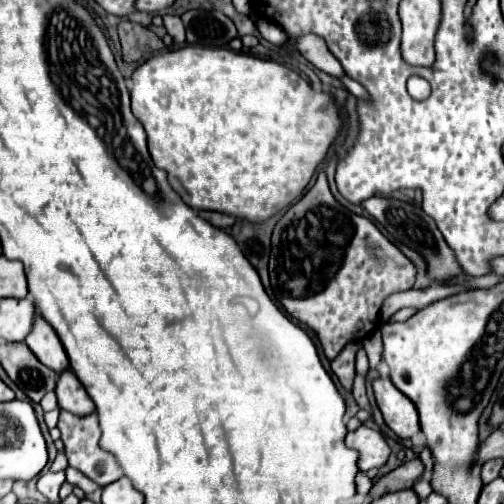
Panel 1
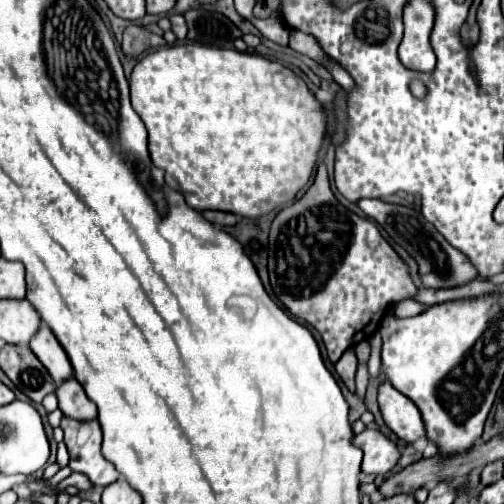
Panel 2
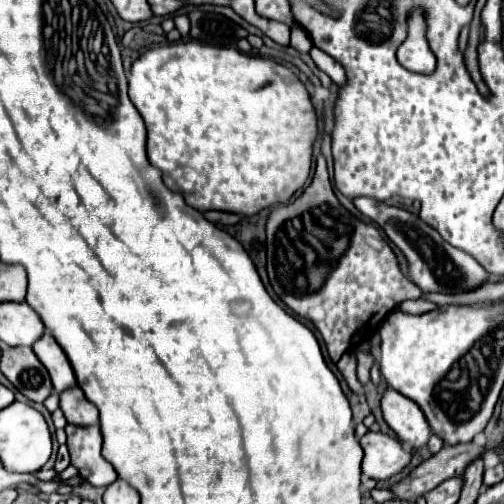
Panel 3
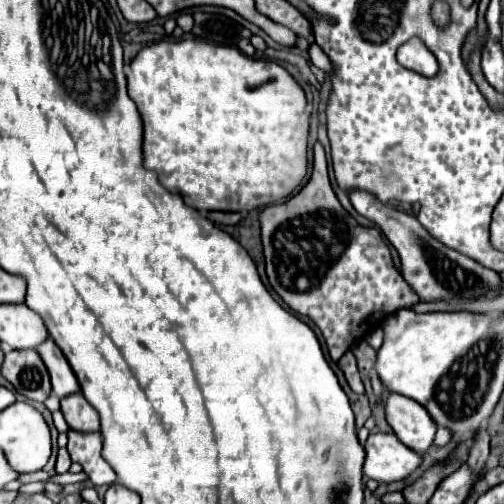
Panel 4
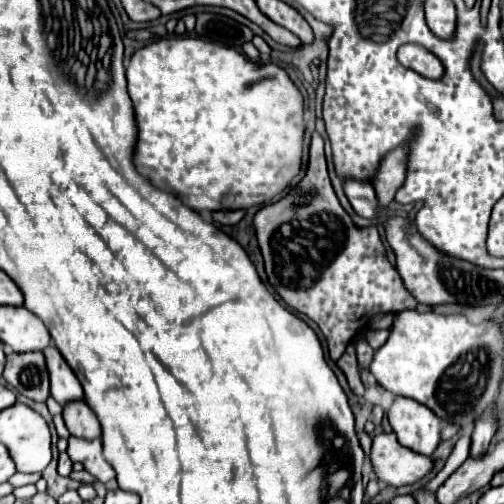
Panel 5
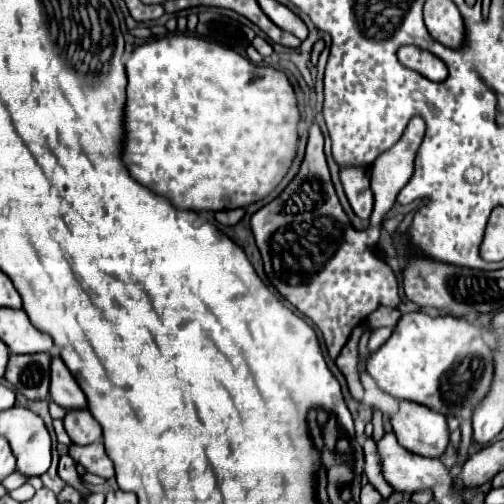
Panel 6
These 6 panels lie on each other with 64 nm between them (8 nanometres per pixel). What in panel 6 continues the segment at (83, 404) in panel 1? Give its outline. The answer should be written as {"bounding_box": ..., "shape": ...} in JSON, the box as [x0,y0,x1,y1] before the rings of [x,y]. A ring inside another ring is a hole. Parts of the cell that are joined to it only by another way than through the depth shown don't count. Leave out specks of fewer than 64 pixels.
{"bounding_box":[64,410,102,446],"shape":[[[88,410],[68,412],[64,418],[64,426],[66,426],[66,432],[74,444],[88,446],[92,442],[102,440],[102,428]]]}

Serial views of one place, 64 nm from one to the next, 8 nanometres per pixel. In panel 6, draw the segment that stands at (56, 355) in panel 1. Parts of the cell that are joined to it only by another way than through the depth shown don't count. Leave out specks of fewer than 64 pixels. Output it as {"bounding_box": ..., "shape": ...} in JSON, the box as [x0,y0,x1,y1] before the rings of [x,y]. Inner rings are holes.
{"bounding_box":[50,356,86,410],"shape":[[[60,356],[52,358],[50,396],[58,406],[62,406],[66,410],[84,410],[86,408],[86,396],[80,390],[80,386],[76,384],[74,376],[68,372],[68,368]]]}

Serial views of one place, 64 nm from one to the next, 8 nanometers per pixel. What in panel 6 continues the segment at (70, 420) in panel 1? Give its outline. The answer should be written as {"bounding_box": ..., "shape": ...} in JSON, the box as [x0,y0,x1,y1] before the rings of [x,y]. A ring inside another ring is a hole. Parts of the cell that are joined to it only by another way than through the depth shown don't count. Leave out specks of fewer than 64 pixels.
{"bounding_box":[70,442,114,478],"shape":[[[102,442],[88,444],[88,446],[72,444],[70,446],[70,456],[74,458],[74,462],[82,464],[92,474],[98,474],[102,478],[112,478],[114,476],[114,464],[108,458]]]}

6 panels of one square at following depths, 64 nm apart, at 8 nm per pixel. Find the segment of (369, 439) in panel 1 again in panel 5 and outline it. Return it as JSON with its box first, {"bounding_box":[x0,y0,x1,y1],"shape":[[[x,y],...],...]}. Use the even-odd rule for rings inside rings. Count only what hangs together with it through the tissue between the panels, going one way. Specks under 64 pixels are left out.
{"bounding_box":[370,432,434,488],"shape":[[[384,432],[374,436],[370,460],[378,480],[394,488],[418,484],[434,468],[434,462],[428,456],[404,448],[402,444],[398,444],[394,434]]]}

